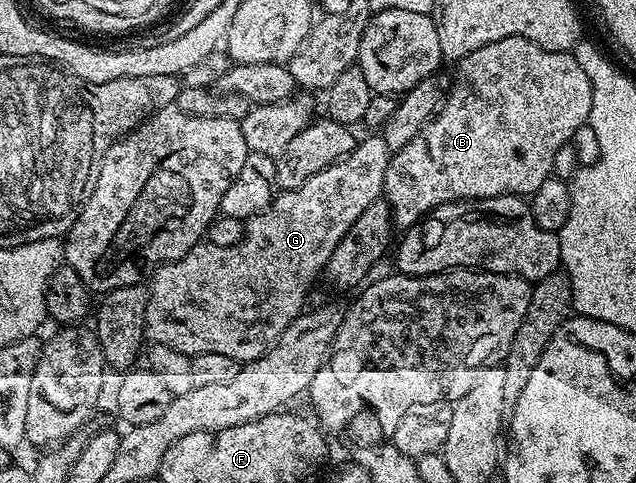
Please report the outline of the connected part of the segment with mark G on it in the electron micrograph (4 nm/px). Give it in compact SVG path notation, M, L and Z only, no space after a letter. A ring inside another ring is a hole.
M371 133L368 139L360 138L353 150L344 159L339 159L333 165L321 169L321 173L313 173L313 177L309 177L309 181L305 181L297 189L280 190L264 211L246 220L243 237L235 246L222 247L221 245L213 245L209 241L200 241L192 251L185 253L185 257L174 259L172 263L164 263L162 267L155 268L149 279L149 290L147 293L146 338L151 343L160 343L169 349L179 351L183 355L221 353L224 357L233 357L240 365L252 363L253 360L261 358L278 341L281 333L285 333L287 326L298 315L303 314L305 310L303 302L307 299L307 290L310 289L311 282L318 275L320 278L321 272L327 266L329 257L333 257L333 249L337 249L337 241L341 241L341 237L345 237L345 233L349 233L349 229L353 229L353 221L357 221L357 217L361 217L361 213L365 213L365 208L373 205L373 201L381 198L383 186L385 185L385 173L389 169L389 161L392 154L393 152L389 149L389 145L385 145L382 134Z

